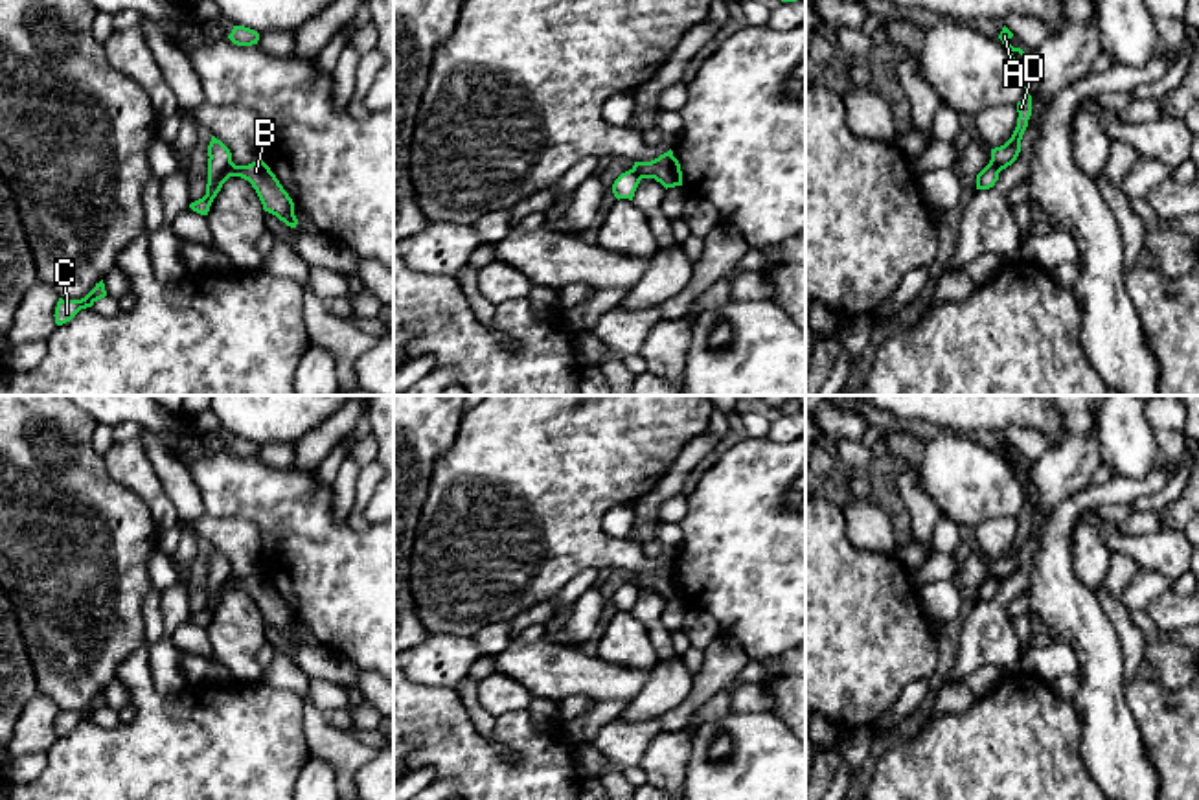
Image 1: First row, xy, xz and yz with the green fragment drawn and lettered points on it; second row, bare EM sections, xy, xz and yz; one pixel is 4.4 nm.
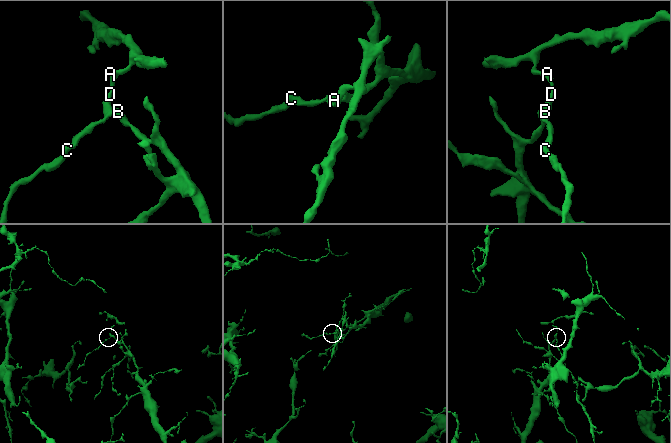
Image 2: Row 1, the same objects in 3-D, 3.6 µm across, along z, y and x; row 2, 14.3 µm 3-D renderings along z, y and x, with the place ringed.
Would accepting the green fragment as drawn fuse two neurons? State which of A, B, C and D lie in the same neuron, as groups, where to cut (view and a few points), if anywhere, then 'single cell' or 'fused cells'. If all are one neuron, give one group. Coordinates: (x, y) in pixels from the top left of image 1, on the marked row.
A D / B C | xy (232, 162), (221, 173), (217, 190) | fused cells

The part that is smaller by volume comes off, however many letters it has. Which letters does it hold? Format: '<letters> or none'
A, D

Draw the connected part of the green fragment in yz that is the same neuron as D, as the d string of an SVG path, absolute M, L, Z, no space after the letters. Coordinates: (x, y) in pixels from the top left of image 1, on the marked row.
M1024 86L1022 99L1017 103L1017 112L1019 112L1017 127L1015 127L1011 138L1004 145L991 149L989 164L995 166L999 171L1011 166L1021 153L1021 140L1028 127L1028 120L1032 116L1032 96L1026 90L1026 86Z

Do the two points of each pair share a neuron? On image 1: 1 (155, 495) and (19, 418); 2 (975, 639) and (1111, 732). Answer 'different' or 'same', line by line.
1: different
2: different

